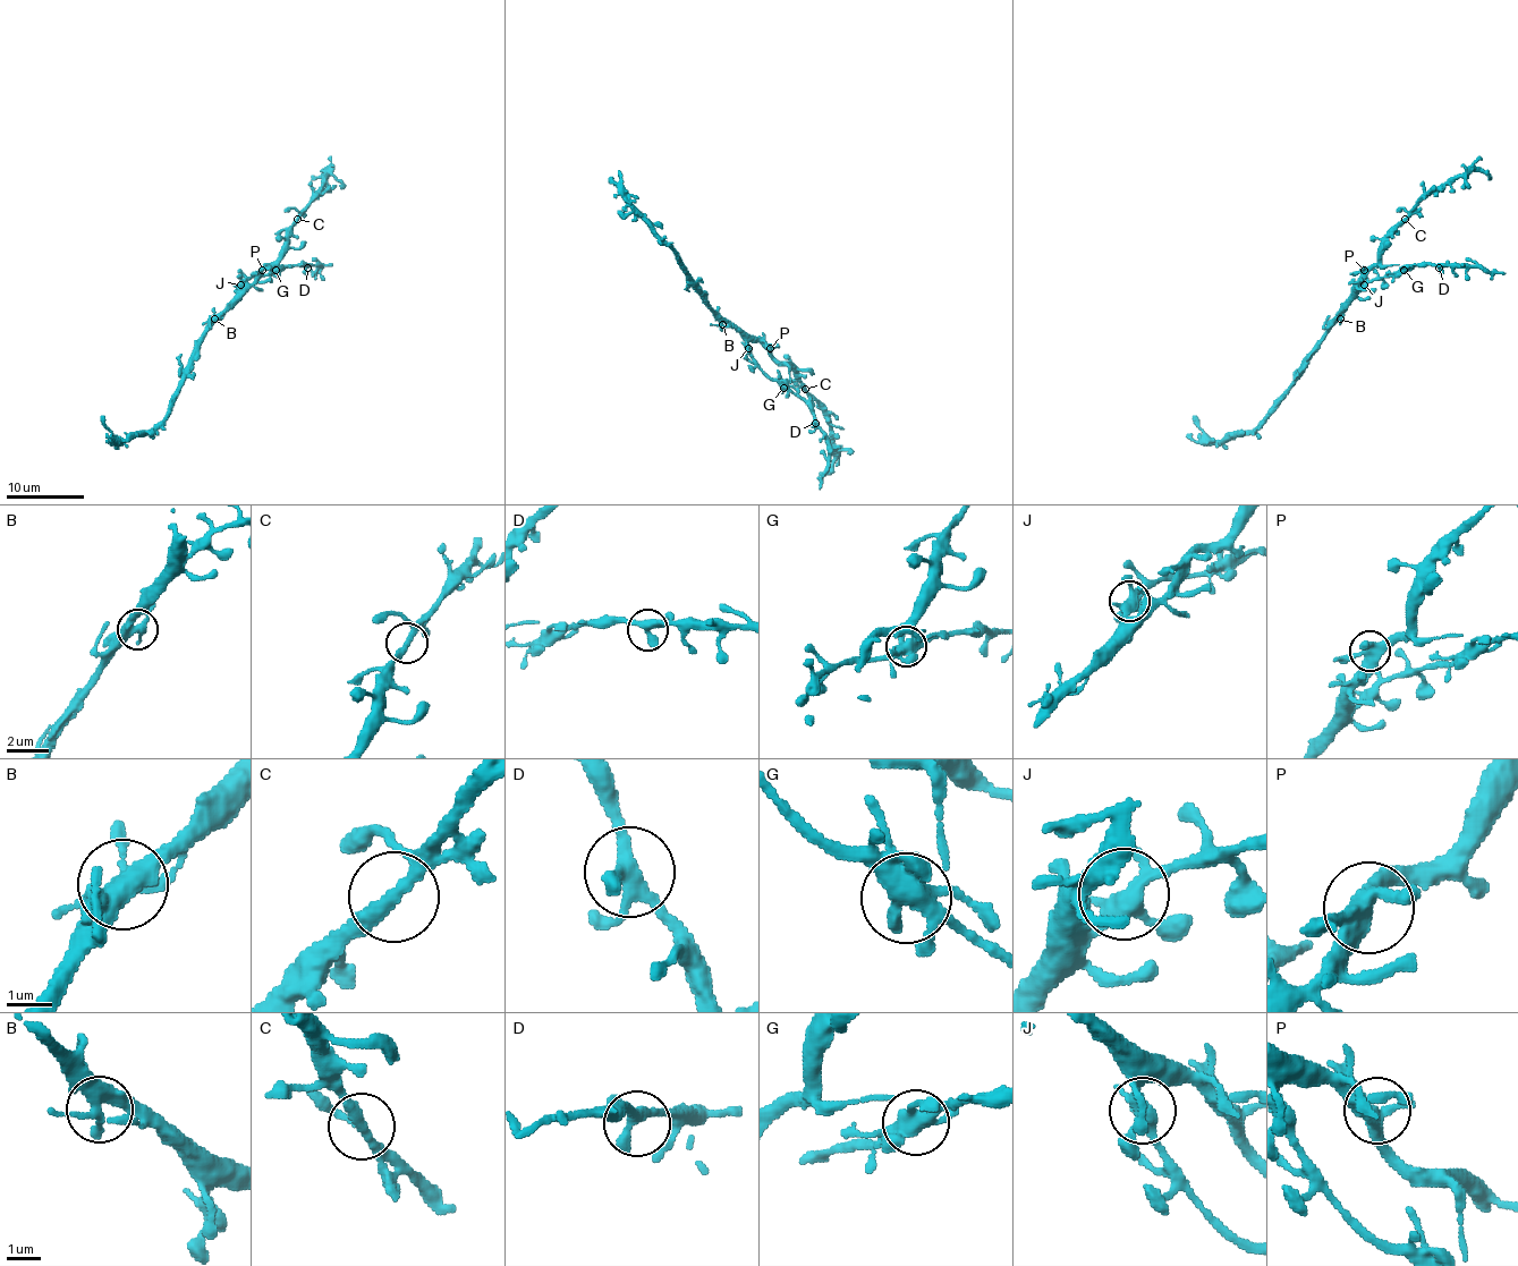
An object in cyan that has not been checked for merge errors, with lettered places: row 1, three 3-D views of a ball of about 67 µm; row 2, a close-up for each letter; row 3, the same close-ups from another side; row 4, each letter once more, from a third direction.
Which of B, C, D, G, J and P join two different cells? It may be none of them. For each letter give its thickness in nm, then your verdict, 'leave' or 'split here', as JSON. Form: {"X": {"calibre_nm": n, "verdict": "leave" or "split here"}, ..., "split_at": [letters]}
{"B": {"calibre_nm": 360, "verdict": "leave"}, "C": {"calibre_nm": 240, "verdict": "leave"}, "D": {"calibre_nm": 320, "verdict": "leave"}, "G": {"calibre_nm": 440, "verdict": "leave"}, "J": {"calibre_nm": 340, "verdict": "leave"}, "P": {"calibre_nm": 380, "verdict": "leave"}, "split_at": []}

